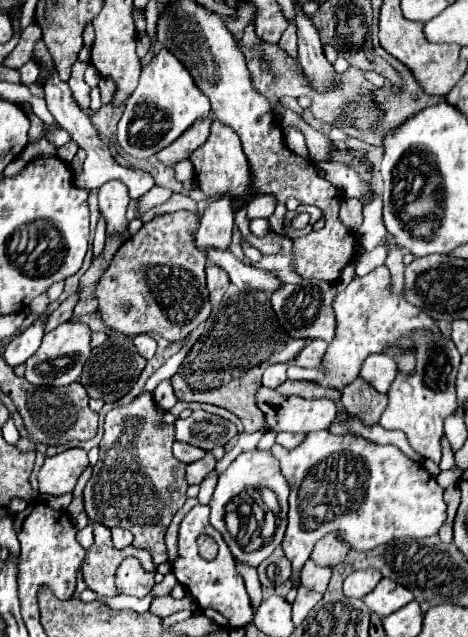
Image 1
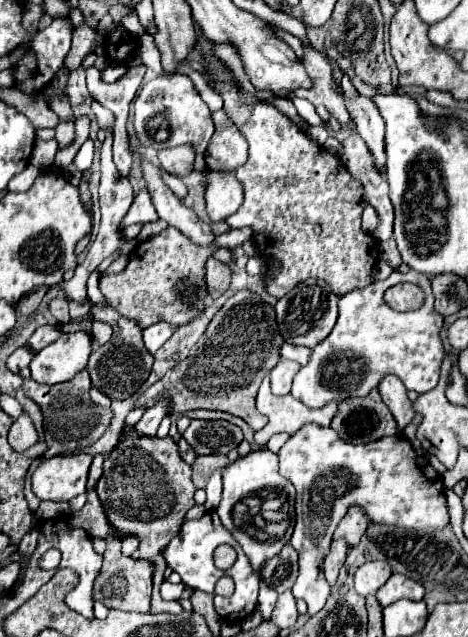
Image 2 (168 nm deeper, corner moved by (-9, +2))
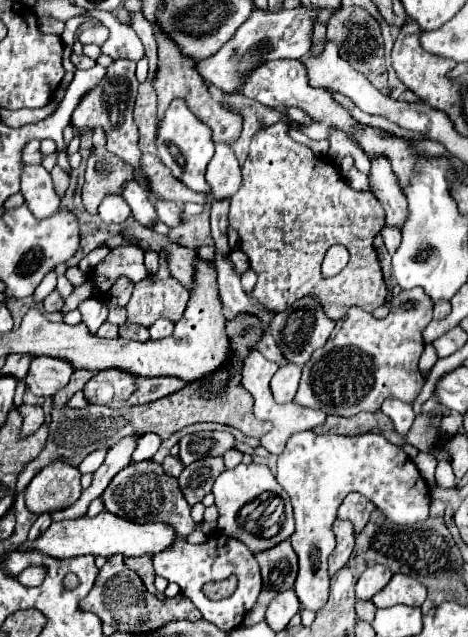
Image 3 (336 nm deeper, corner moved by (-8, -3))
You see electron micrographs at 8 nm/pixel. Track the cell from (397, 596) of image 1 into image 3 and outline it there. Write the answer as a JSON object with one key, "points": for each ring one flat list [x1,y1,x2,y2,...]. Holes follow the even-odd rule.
{"points":[[396,573,390,583,374,595,372,603,376,607,392,607,392,605,410,605,420,607,426,599,426,587,412,577]]}

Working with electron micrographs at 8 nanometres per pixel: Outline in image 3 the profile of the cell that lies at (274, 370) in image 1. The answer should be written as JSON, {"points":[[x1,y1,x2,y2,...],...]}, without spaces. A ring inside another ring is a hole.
{"points":[[282,365,276,375,270,381,272,395,278,403,288,403,294,399,298,391,298,381,300,381,300,367,298,365]]}

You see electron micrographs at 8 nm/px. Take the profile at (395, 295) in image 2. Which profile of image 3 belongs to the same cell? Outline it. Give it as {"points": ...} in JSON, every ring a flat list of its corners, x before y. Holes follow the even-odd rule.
{"points":[[276,123,272,127,260,129,252,137,248,161,242,165,242,187,236,191,230,203,228,219,230,225,240,235,240,249,248,255,250,267,258,275,258,283,252,291,252,297,258,303,266,305,268,309,284,311,286,307,292,307,302,297,316,297,322,303,326,317,336,321,342,315,346,315,350,307,362,307,366,311,374,311,384,303,386,287,382,281,378,255,372,245,374,237,384,227,386,213,382,211,382,205,372,193,352,189,344,181,344,177,336,171,334,165,316,157,306,145,292,141,288,137,288,125],[334,243,340,243,350,251,350,261,340,271,340,275,332,279,322,279,320,265,324,253]]}

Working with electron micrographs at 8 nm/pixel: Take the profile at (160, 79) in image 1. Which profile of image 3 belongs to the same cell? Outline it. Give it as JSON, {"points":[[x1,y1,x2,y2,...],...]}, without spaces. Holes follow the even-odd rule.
{"points":[[182,99,172,101,172,105,168,107,156,133,156,149,158,149,158,157,170,169,174,179,186,183,186,187,196,193,206,193,206,195,210,193,210,185,206,183,204,173,206,173,206,165,214,155,214,141,210,137,210,129,186,107]]}

